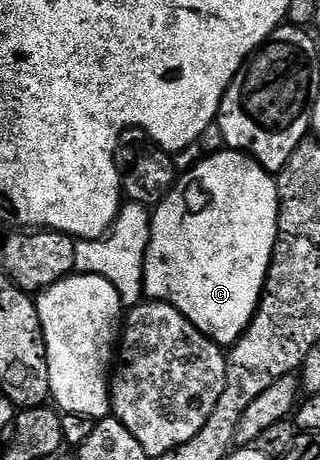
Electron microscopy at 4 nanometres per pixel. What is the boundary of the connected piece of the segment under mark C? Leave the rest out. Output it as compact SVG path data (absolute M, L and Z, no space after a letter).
M222 149L217 154L206 155L187 175L180 177L175 186L165 196L165 200L154 207L151 216L151 243L147 246L147 258L143 261L143 289L148 299L156 302L168 302L175 306L184 316L216 342L220 348L230 348L238 342L247 325L253 320L255 309L259 307L259 299L263 287L267 284L267 269L271 267L271 257L275 255L275 243L279 241L279 184L262 166L255 163L237 150Z

